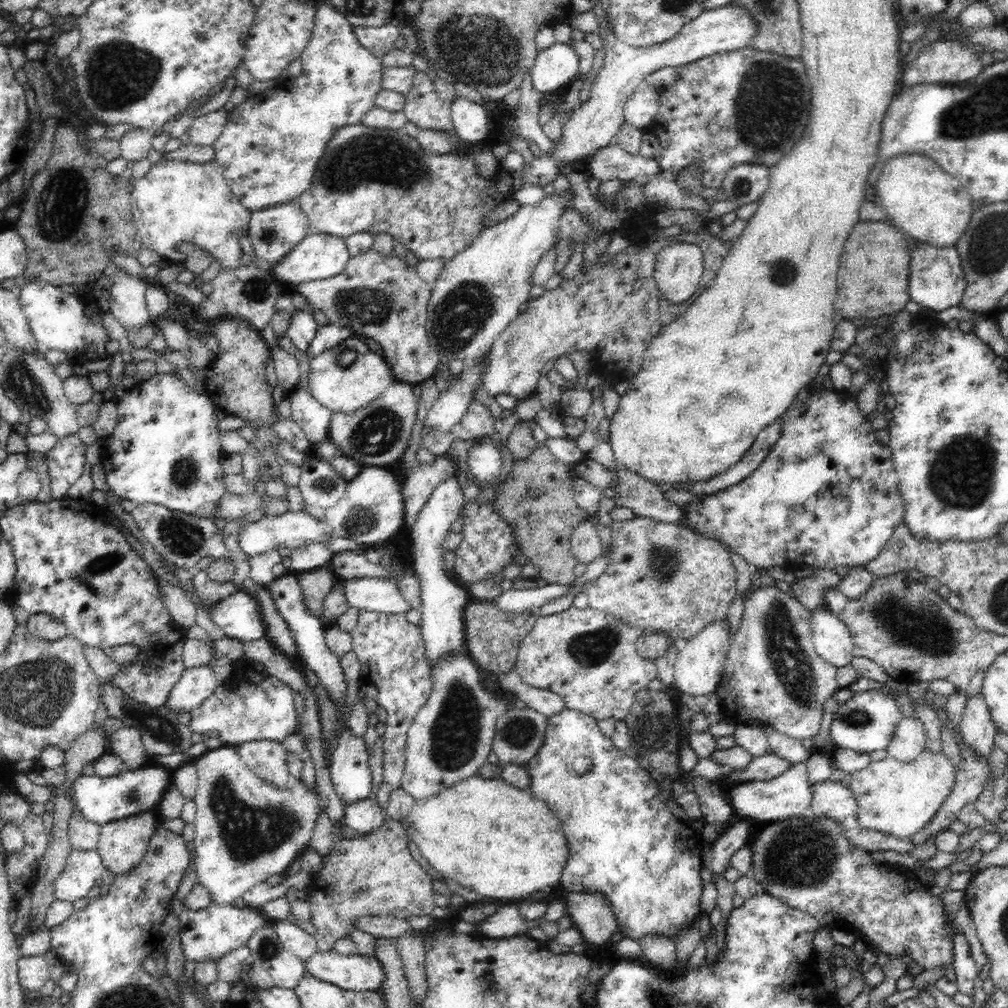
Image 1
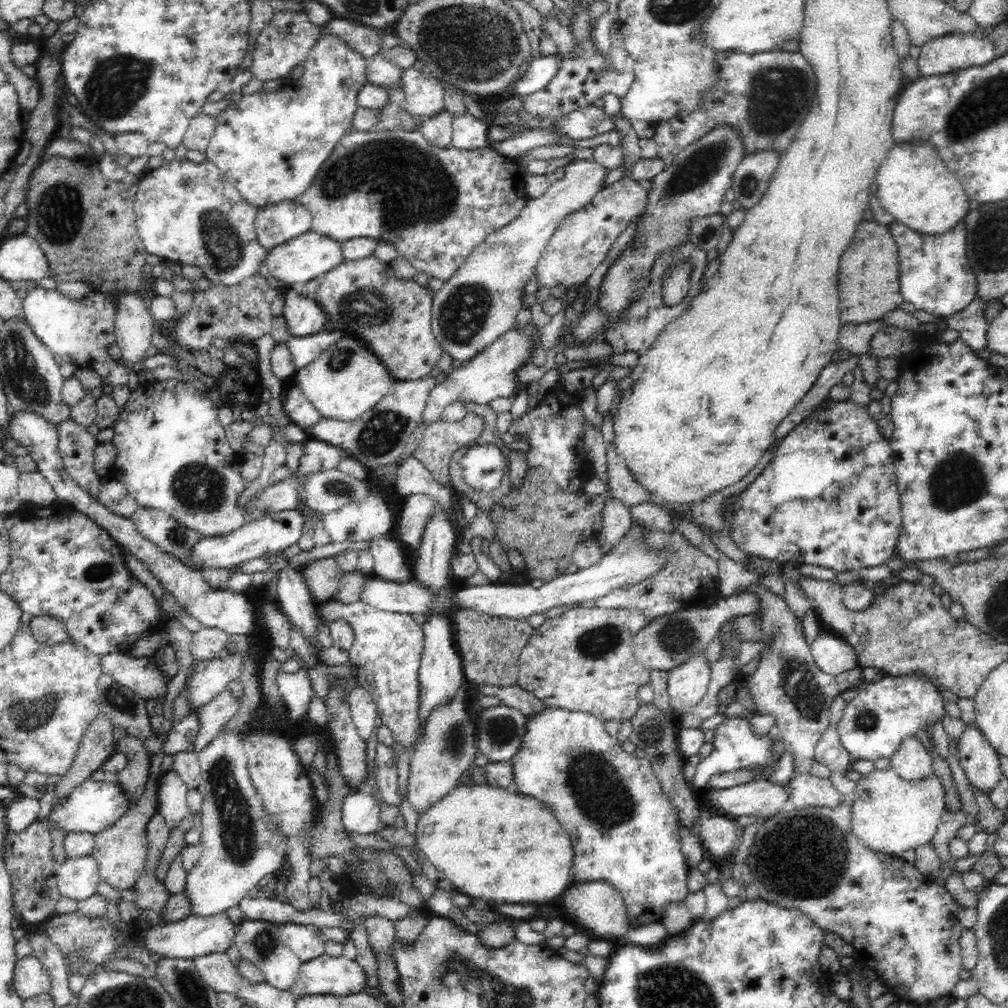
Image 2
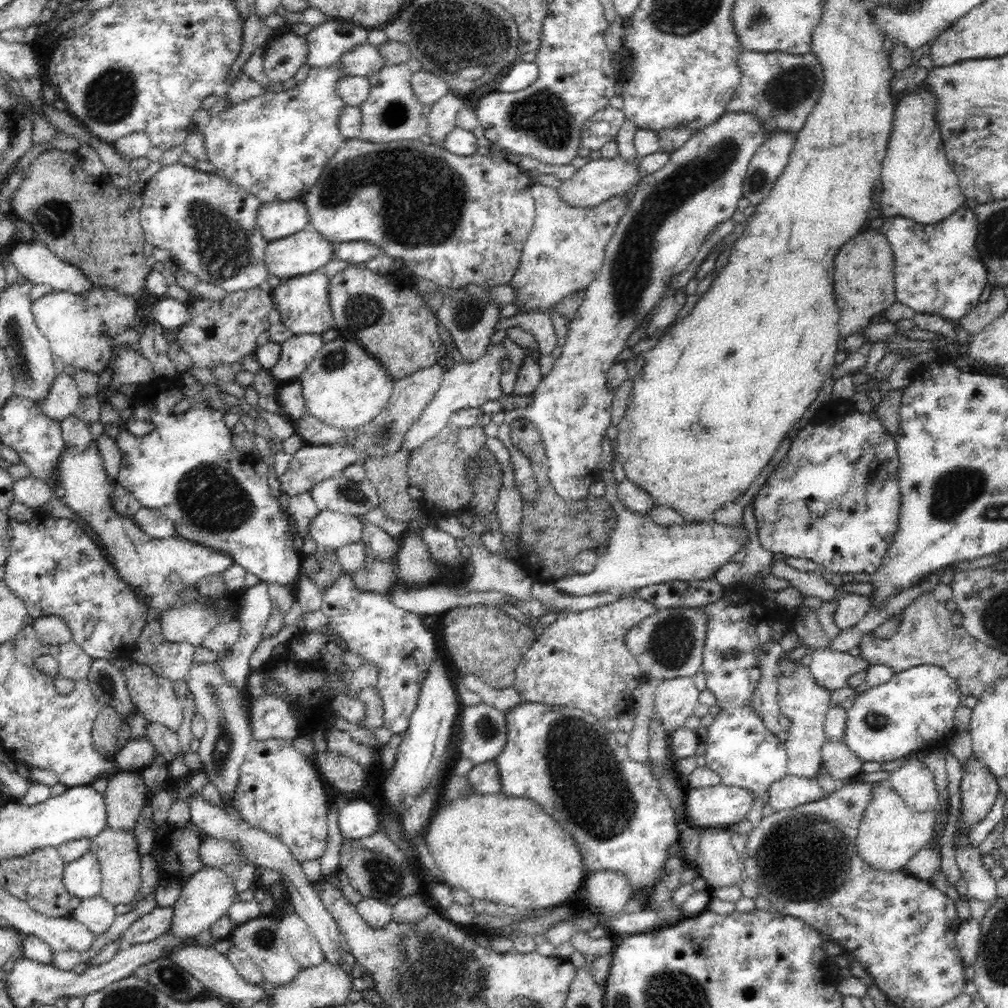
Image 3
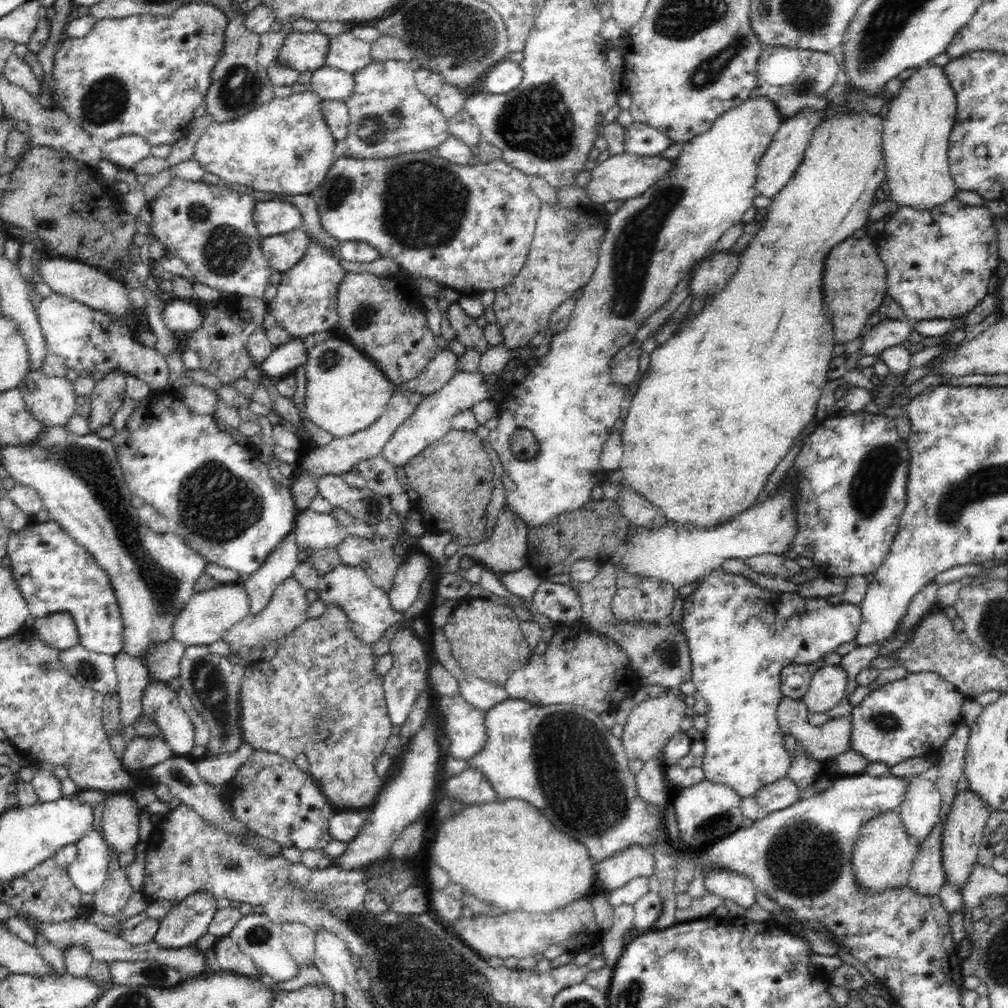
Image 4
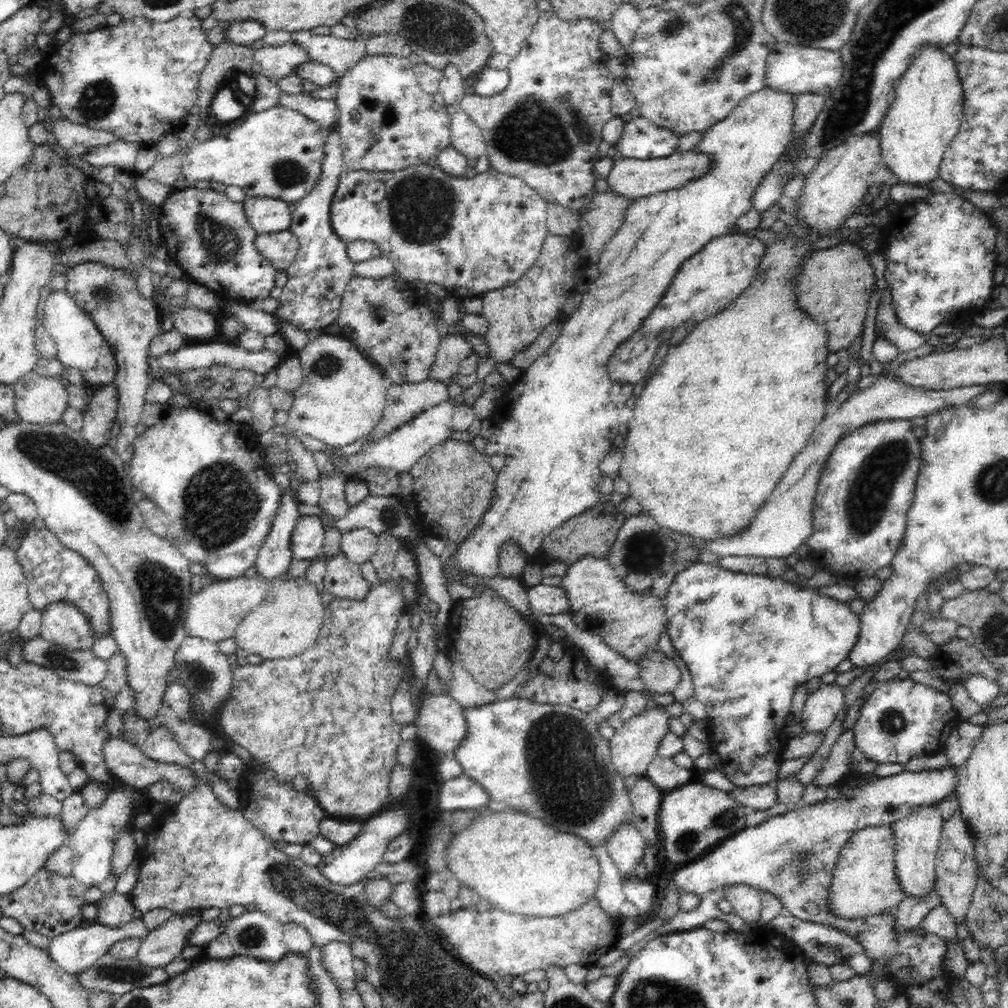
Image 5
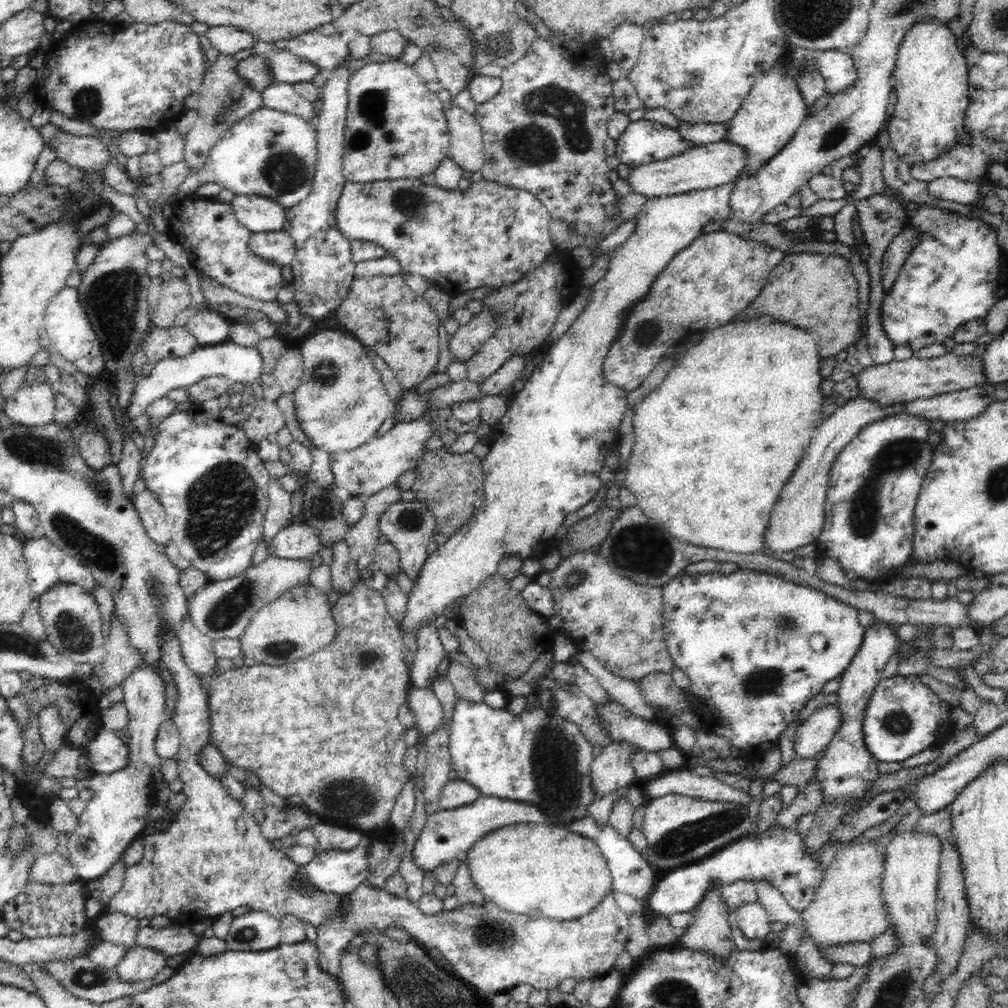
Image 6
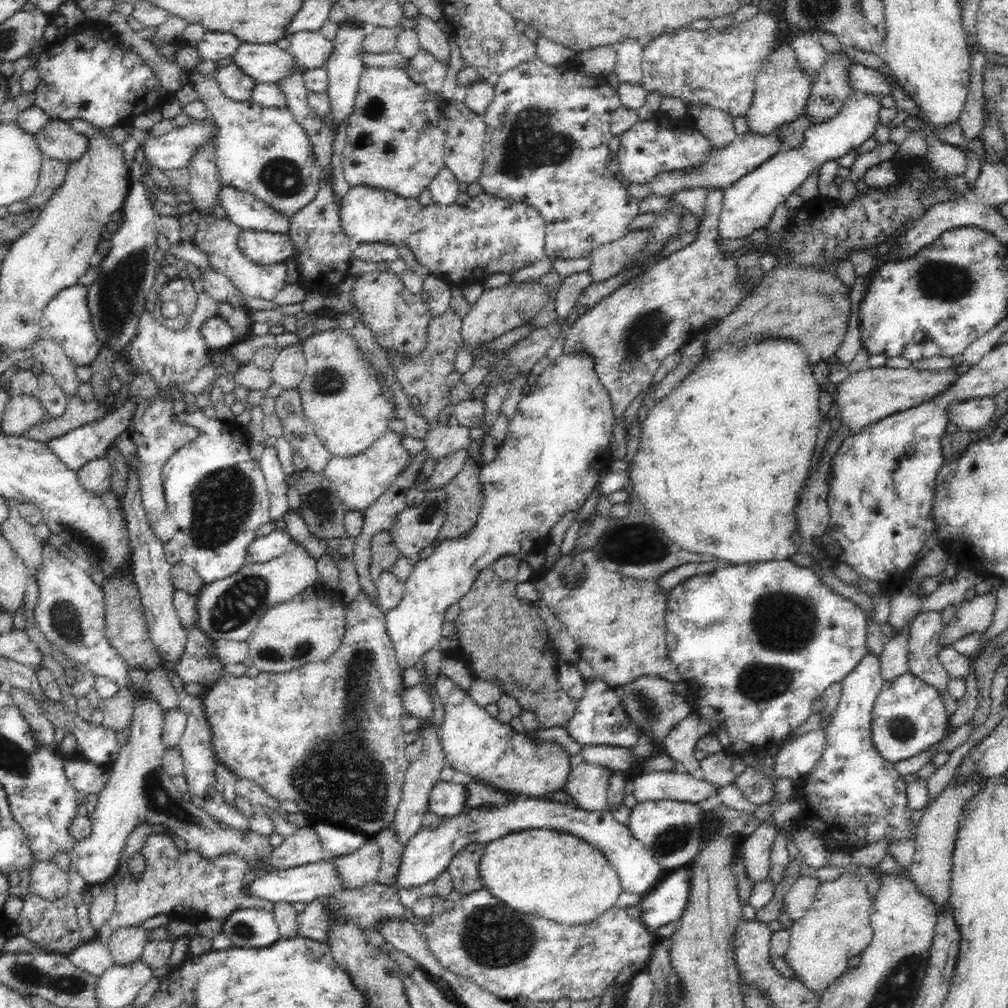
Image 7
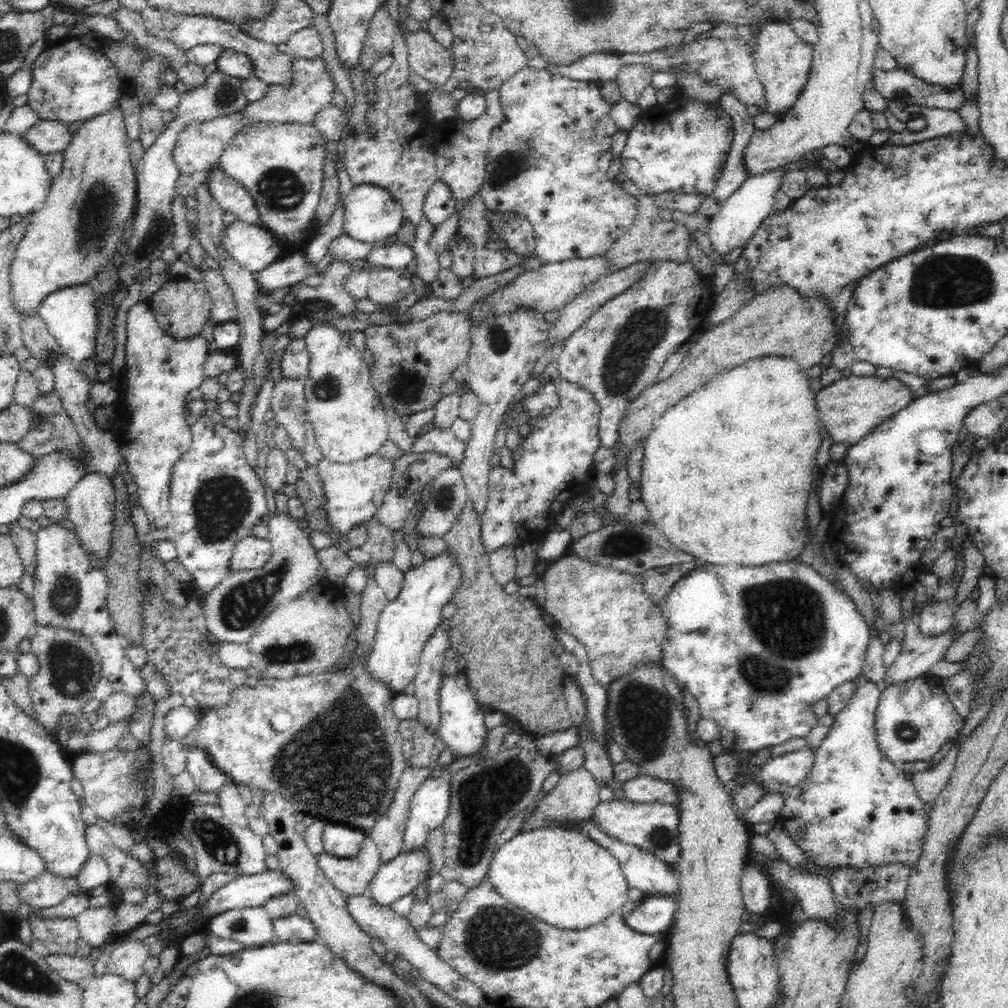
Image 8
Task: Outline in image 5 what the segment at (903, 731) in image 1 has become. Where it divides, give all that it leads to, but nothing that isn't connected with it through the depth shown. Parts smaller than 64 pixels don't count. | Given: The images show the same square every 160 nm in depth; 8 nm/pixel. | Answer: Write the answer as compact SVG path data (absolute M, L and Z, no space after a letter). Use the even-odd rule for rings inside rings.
M937 805L918 806L914 812L906 814L891 825L893 828L896 846L895 867L897 879L902 894L906 896L926 896L935 886L935 858L941 844L941 832L944 820L938 812Z

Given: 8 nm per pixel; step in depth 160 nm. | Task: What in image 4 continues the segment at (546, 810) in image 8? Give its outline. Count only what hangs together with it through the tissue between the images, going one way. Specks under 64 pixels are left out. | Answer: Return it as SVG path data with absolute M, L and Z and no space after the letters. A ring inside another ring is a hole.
M680 690L672 691L666 695L644 700L637 707L634 707L625 722L623 732L619 736L625 755L629 760L641 760L648 762L650 758L658 756L663 751L665 744L680 731L682 719L686 716L686 698Z

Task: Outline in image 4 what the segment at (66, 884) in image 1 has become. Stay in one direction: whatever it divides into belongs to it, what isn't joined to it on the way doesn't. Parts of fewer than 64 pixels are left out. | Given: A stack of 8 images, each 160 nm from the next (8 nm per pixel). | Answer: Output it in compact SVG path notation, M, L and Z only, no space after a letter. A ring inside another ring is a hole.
M93 827L75 844L77 857L68 866L68 875L81 894L95 894L108 878L111 848L105 835Z

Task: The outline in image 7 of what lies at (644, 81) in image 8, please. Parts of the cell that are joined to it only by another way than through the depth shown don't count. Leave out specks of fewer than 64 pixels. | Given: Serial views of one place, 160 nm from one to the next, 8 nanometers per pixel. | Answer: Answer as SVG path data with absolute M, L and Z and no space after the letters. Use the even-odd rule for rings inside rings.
M628 38L628 40L618 42L613 47L617 52L614 73L618 76L620 83L642 85L642 53L644 42Z

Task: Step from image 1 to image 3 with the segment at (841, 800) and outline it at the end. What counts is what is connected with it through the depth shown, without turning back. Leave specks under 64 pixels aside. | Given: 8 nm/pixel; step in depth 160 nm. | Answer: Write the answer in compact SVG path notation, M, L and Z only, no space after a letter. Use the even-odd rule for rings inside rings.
M787 774L768 789L769 809L770 811L793 809L795 806L820 800L826 795L816 777L800 778Z

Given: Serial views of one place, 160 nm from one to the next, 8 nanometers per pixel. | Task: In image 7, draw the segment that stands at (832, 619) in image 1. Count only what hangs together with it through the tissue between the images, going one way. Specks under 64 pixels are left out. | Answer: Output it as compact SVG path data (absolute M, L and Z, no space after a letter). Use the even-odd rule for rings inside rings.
M818 727L808 733L800 735L797 739L784 745L773 758L772 776L773 778L789 778L799 783L818 762L826 746L826 731Z

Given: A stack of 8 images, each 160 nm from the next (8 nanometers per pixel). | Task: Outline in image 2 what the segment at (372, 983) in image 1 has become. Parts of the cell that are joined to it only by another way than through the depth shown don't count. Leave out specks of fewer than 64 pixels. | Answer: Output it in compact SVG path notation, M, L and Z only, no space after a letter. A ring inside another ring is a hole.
M326 953L302 963L294 986L289 990L294 998L306 994L361 993L366 988L366 975L362 965L343 956L334 958Z

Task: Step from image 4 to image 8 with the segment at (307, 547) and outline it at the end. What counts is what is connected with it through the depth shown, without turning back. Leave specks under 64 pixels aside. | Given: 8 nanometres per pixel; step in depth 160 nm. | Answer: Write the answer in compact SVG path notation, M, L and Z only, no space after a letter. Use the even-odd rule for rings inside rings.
M253 534L238 541L232 555L230 572L262 568L272 555L272 547L267 538L257 538Z

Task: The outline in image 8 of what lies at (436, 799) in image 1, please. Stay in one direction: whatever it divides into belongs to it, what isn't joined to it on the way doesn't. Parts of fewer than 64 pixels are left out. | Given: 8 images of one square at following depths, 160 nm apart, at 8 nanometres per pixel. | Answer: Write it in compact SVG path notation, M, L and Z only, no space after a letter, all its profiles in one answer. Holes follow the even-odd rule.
M558 826L519 833L506 841L492 854L487 876L504 900L534 914L538 920L564 930L584 930L604 922L610 914L621 913L621 908L629 901L629 886L614 855L585 834Z

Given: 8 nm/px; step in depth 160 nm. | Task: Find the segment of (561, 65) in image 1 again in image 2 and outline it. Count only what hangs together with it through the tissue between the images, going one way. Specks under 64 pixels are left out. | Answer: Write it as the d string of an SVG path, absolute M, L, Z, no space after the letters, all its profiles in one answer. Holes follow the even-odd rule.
M555 54L540 55L538 58L532 59L526 74L522 78L518 77L511 86L512 90L514 90L514 95L522 98L546 88L551 79L554 78L554 75L556 75L556 72L558 72L558 65L559 58Z

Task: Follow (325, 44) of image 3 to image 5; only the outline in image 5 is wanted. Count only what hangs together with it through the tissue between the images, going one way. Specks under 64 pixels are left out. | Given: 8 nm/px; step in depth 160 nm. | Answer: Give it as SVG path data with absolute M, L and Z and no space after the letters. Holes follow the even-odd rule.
M292 40L278 47L265 44L254 51L254 60L259 72L276 82L293 75L297 66L310 62L306 49Z

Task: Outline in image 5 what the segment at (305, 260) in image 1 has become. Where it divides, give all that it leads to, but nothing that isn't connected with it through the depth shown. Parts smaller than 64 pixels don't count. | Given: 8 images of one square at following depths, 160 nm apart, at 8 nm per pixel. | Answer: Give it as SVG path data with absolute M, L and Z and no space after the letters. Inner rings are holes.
M289 229L283 232L257 234L253 243L256 250L266 257L276 270L286 270L299 251L297 236Z

